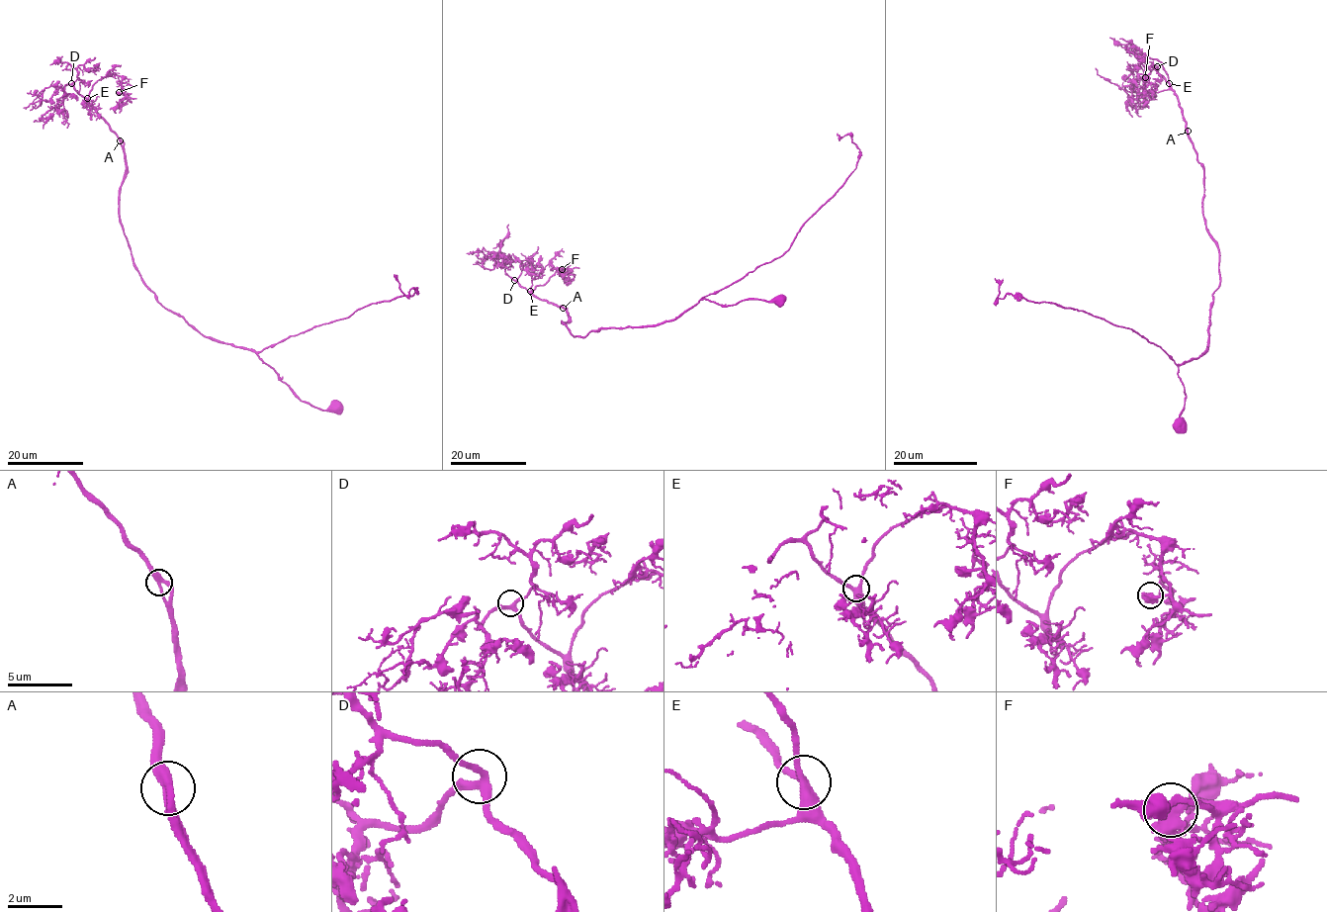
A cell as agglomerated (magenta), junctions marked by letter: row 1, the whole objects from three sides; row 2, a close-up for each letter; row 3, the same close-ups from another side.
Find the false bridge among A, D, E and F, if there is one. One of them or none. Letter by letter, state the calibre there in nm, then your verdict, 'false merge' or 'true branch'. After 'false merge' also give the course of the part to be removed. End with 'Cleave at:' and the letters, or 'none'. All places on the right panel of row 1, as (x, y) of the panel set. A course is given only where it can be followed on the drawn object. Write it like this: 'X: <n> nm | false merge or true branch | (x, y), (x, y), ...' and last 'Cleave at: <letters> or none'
A: 320 nm | true branch
D: 280 nm | true branch
E: 360 nm | true branch
F: 360 nm | true branch
Cleave at: none

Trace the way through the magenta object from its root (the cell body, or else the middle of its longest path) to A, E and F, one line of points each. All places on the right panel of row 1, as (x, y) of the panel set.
A: (1178, 424), (1186, 396), (1178, 368), (1206, 348), (1219, 285), (1218, 246), (1202, 213), (1203, 169), (1187, 131)
E: (1178, 424), (1186, 396), (1178, 368), (1206, 348), (1219, 273), (1218, 246), (1202, 213), (1203, 169), (1169, 83)
F: (1178, 424), (1178, 368), (1206, 348), (1218, 246), (1163, 63), (1146, 57), (1145, 77)

